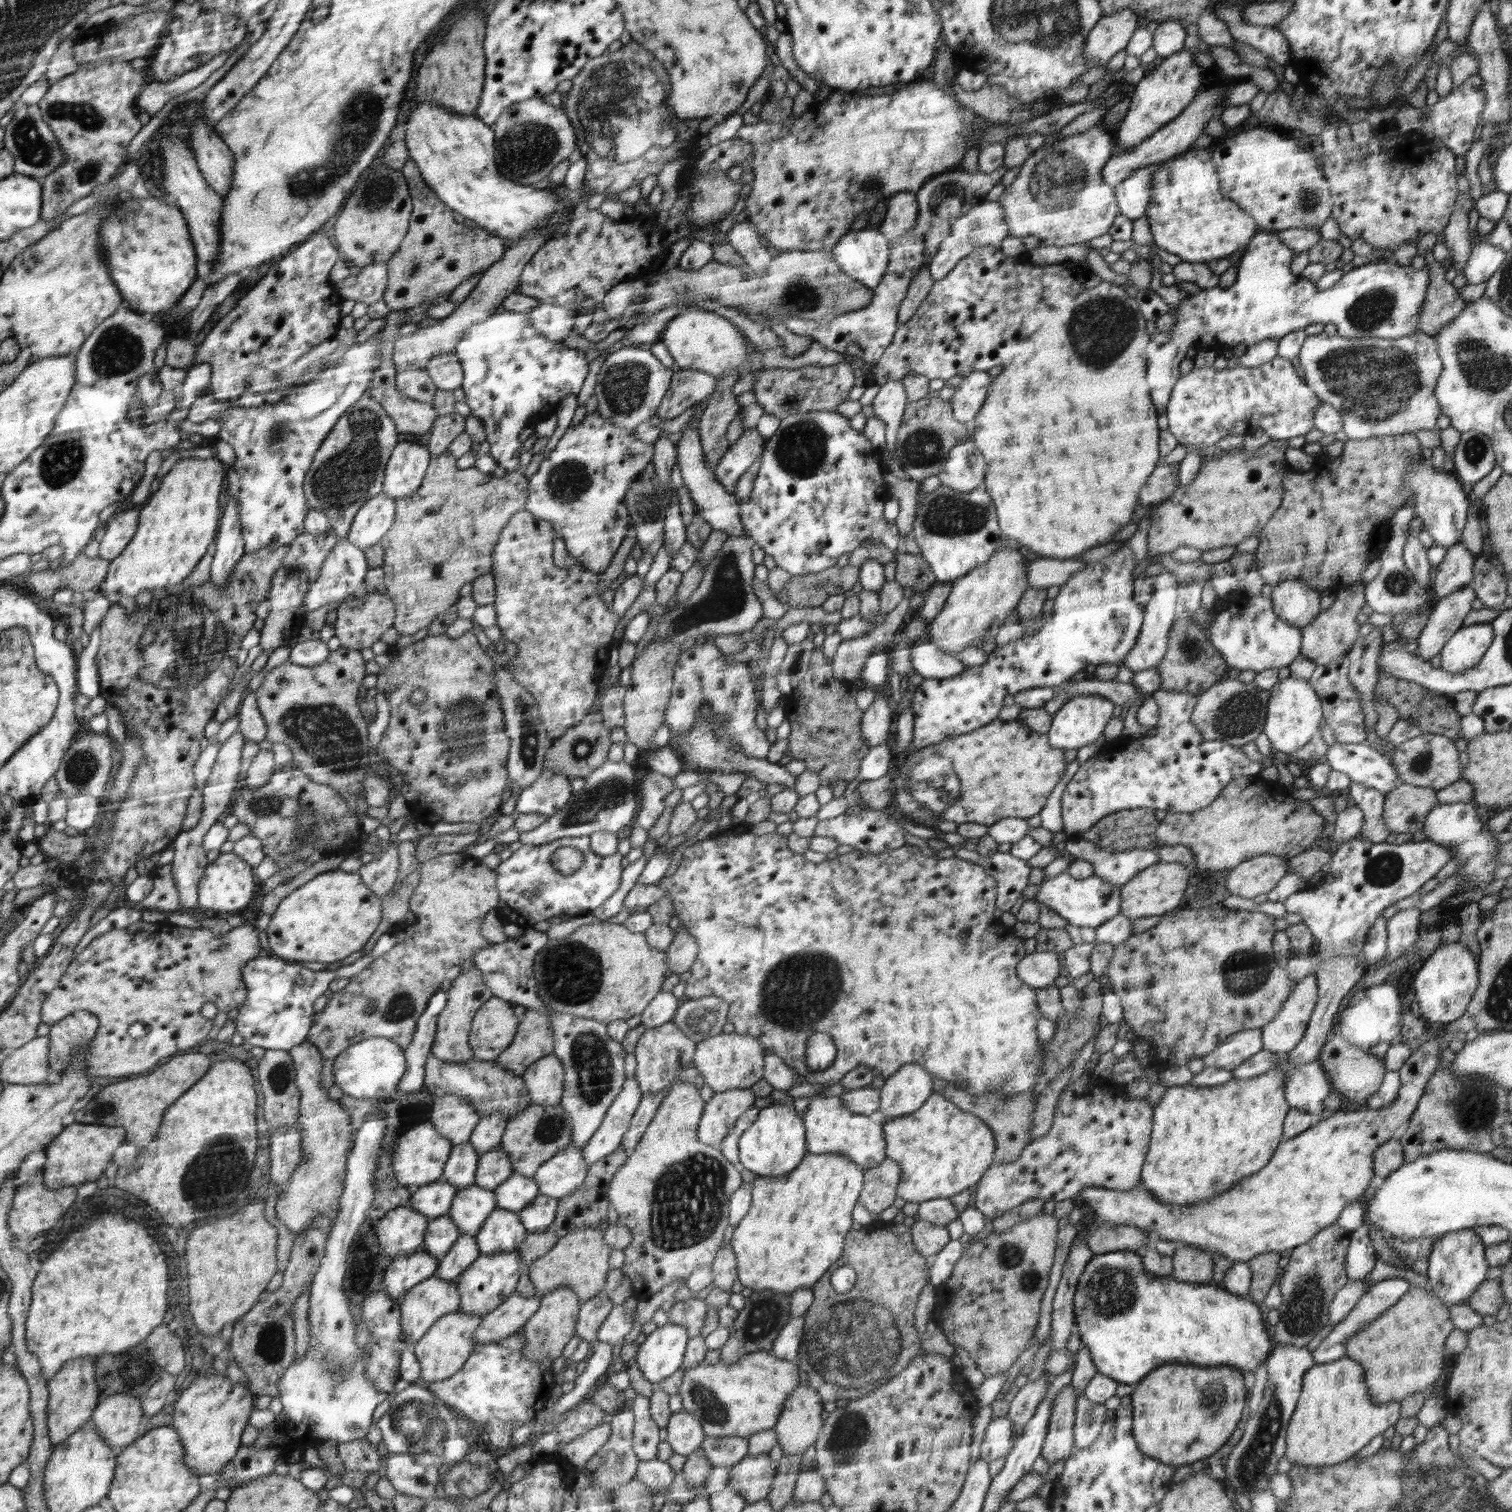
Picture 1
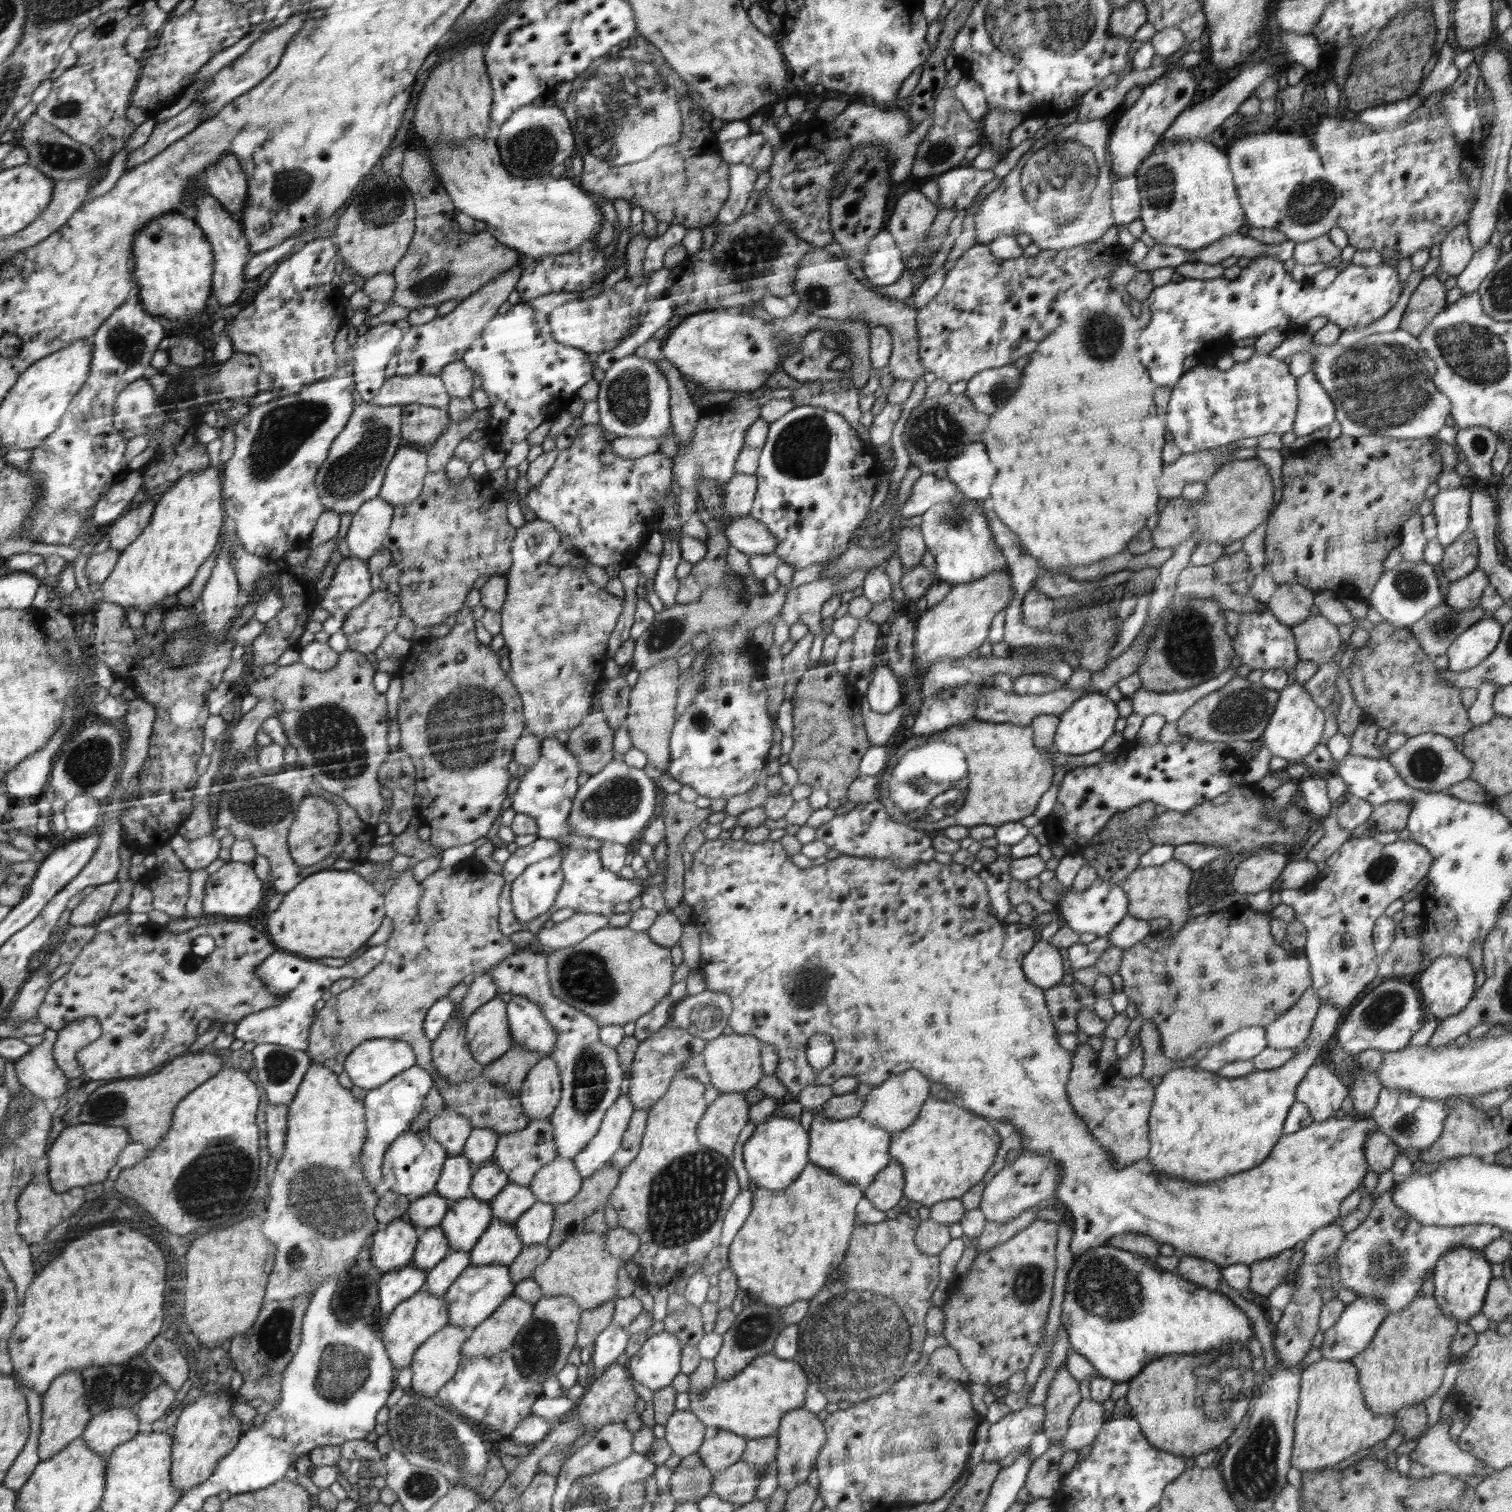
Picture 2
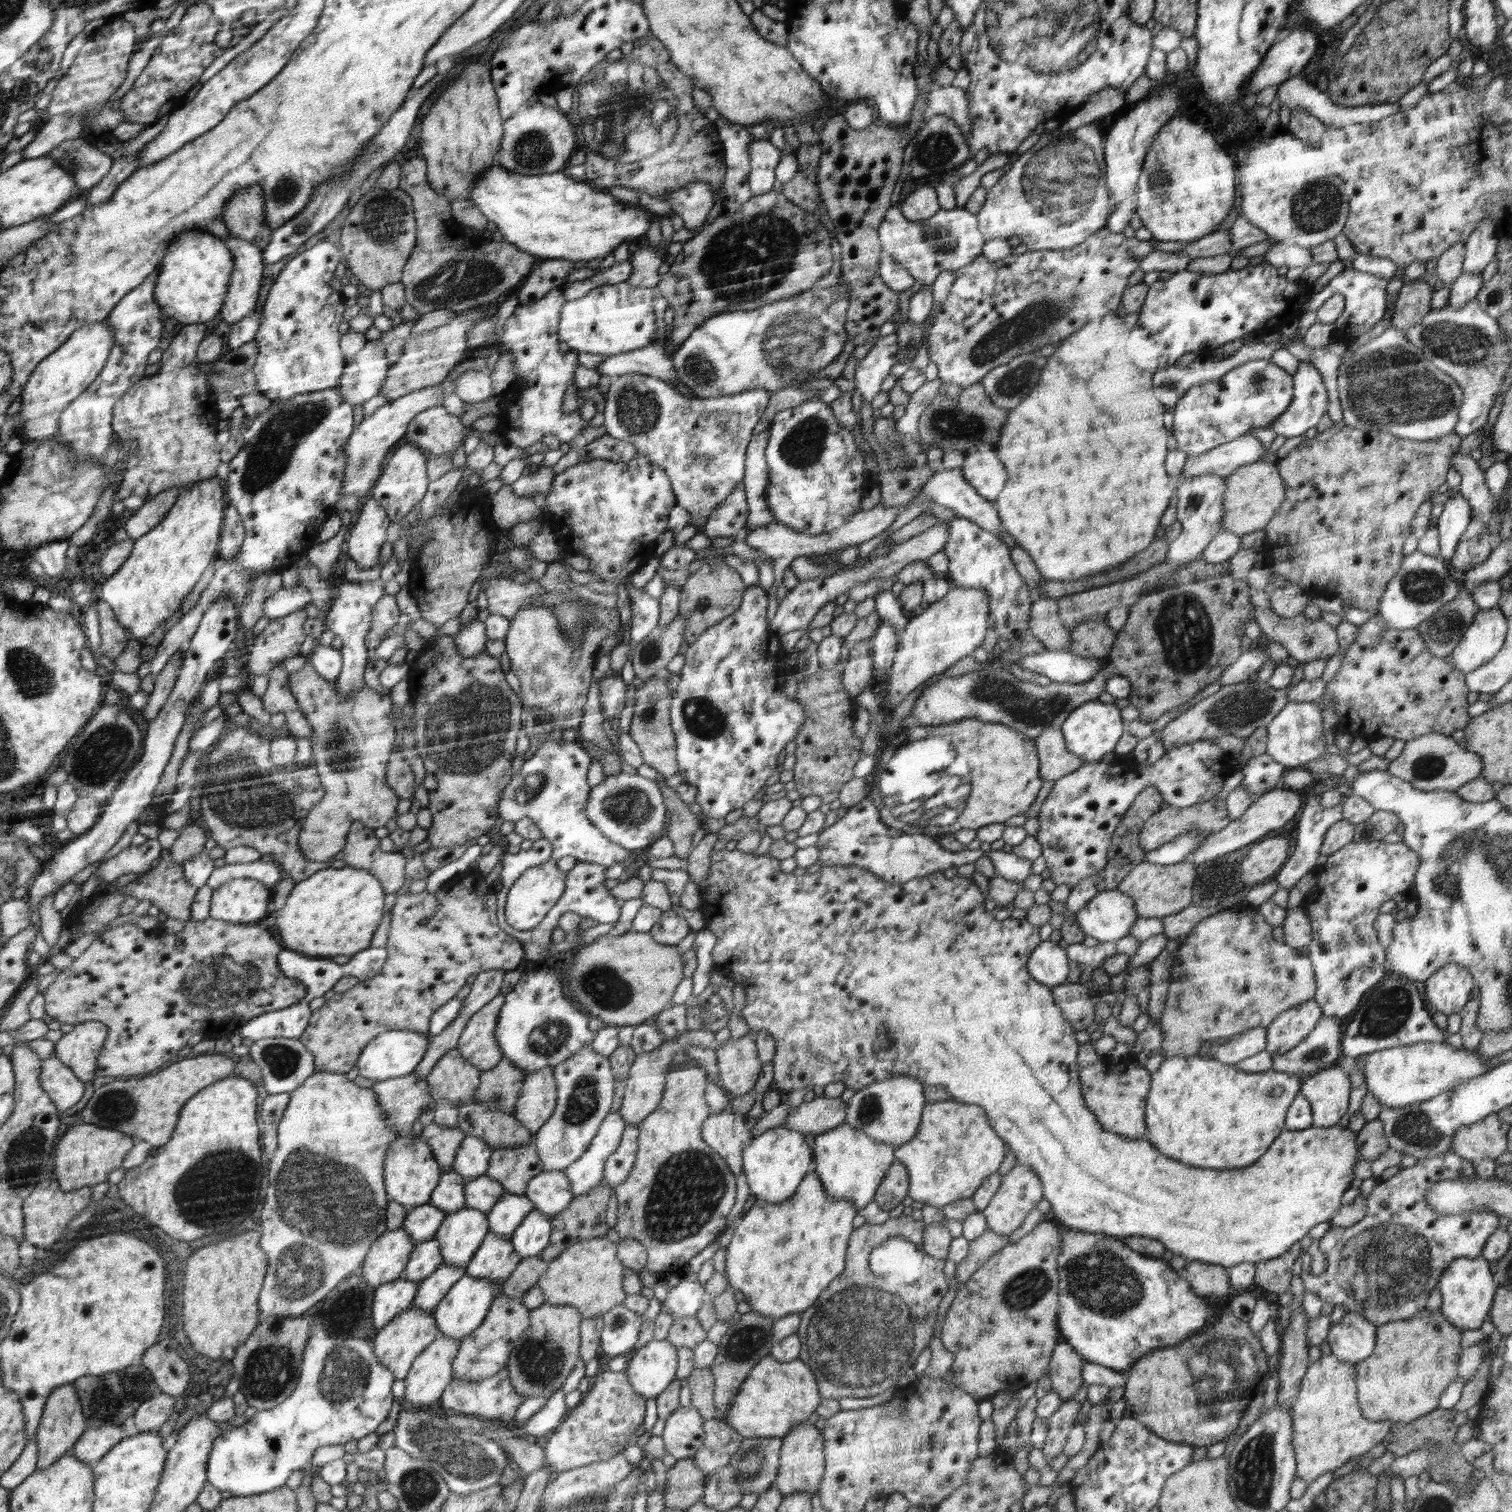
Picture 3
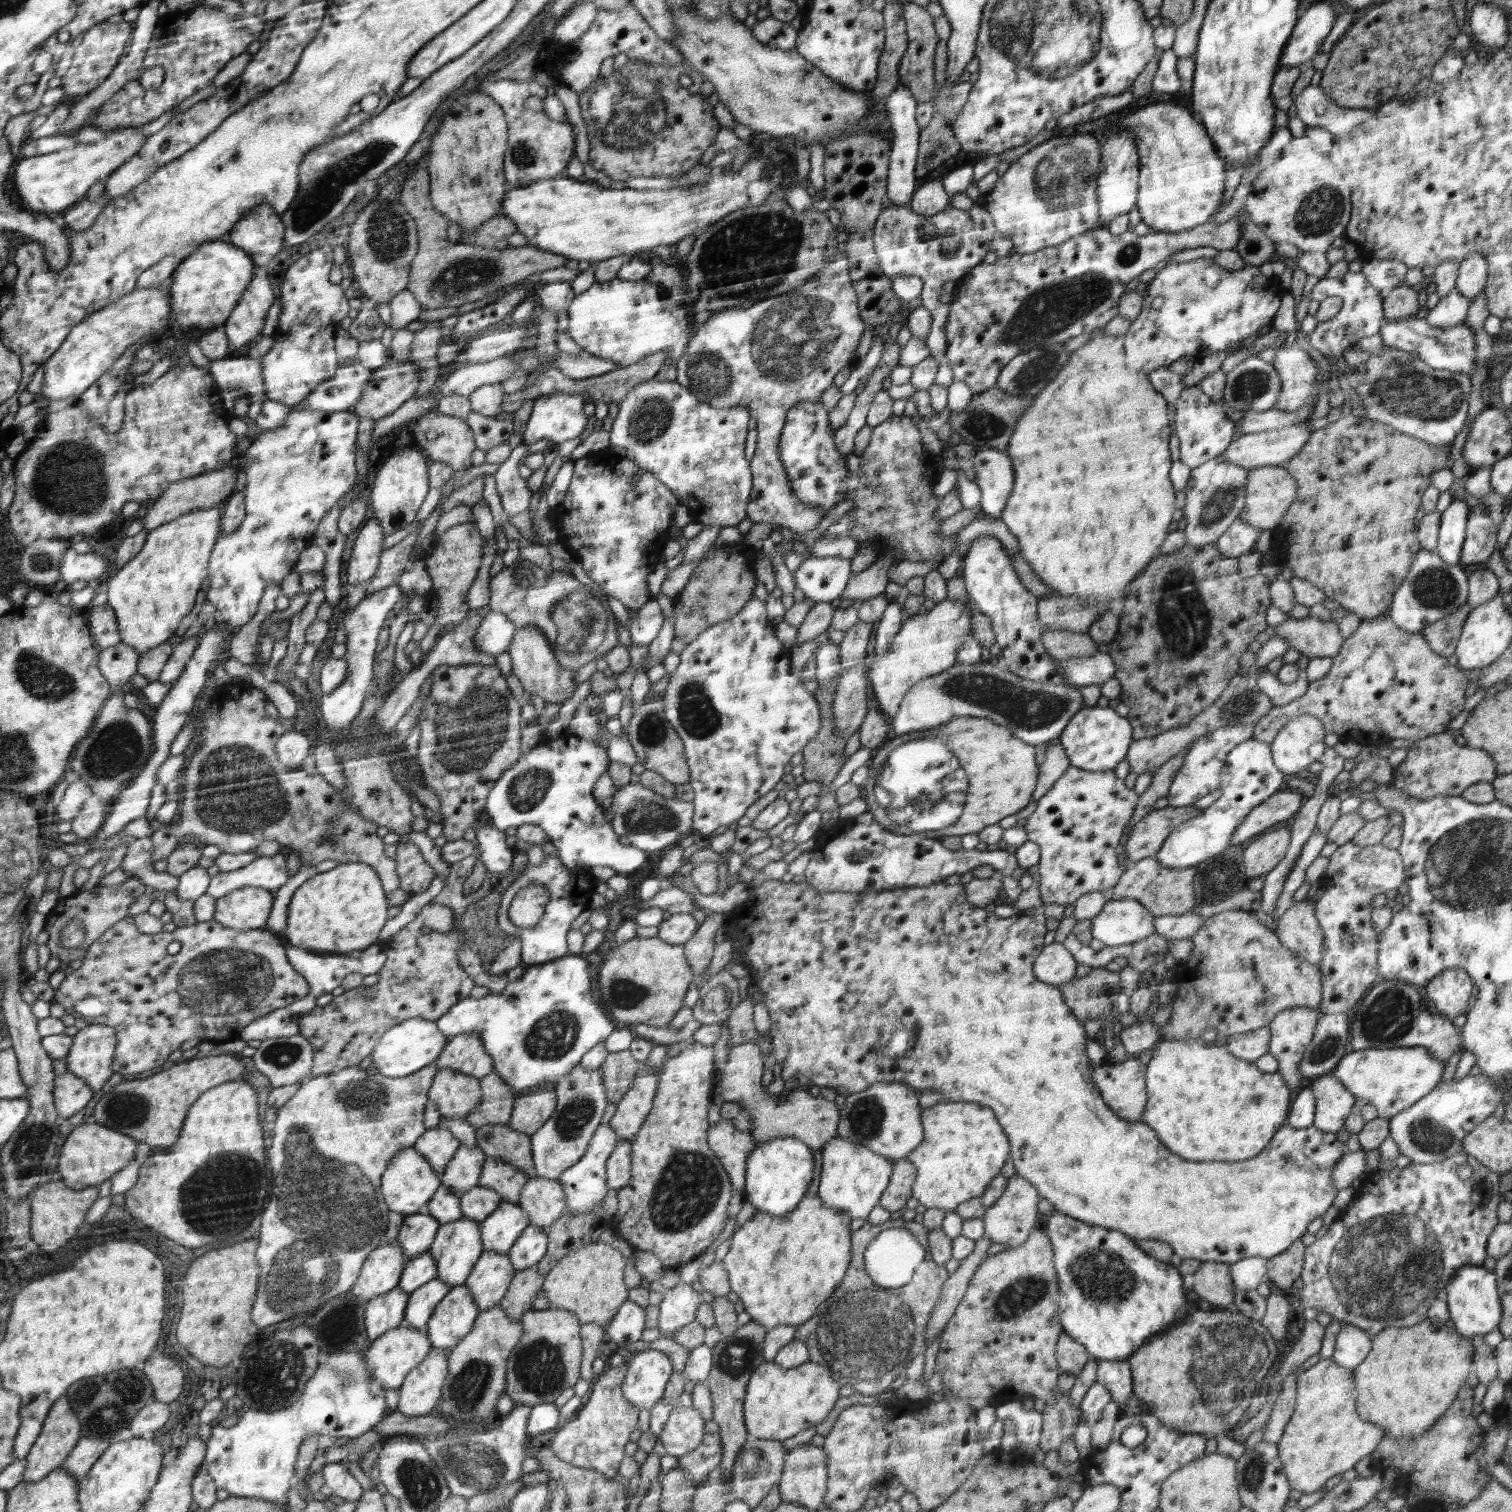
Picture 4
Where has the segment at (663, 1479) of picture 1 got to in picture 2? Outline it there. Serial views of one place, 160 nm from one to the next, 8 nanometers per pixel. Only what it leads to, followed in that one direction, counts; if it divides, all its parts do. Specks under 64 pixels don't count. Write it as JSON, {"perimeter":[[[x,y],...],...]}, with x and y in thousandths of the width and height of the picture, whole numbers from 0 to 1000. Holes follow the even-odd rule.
{"perimeter":[[[419,960],[415,964],[398,971],[396,975],[382,977],[381,980],[384,982],[385,988],[397,984],[405,993],[403,996],[405,999],[411,992],[413,982],[420,979],[427,980],[433,975],[434,971],[435,970],[427,961]]]}

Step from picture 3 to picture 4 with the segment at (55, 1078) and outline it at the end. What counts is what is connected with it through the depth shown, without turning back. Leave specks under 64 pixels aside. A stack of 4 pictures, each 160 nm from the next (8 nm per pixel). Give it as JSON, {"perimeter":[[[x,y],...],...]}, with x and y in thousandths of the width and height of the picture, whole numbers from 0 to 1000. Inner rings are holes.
{"perimeter":[[[48,708],[40,711],[37,714],[36,728],[38,731],[40,740],[48,739],[53,734],[56,734],[61,726],[63,721]]]}

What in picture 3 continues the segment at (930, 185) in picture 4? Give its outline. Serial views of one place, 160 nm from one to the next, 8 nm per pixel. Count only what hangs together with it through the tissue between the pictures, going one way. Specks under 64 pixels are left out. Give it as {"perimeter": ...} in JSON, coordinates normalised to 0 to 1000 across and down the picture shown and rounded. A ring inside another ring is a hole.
{"perimeter":[[[610,123],[603,127],[595,135],[596,142],[602,147],[612,146],[622,138],[617,124]]]}

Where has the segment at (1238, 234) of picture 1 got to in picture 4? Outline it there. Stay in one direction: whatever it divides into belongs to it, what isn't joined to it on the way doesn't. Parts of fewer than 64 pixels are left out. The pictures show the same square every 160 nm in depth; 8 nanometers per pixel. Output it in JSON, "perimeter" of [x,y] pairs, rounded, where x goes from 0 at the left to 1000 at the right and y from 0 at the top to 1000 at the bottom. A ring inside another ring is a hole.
{"perimeter":[[[769,67],[769,69],[759,69],[741,79],[739,81],[737,82],[737,87],[741,88],[742,87],[749,87],[752,90],[754,113],[753,114],[753,128],[752,128],[751,138],[755,143],[755,146],[761,149],[762,153],[782,153],[802,145],[802,142],[804,140],[808,134],[811,119],[810,113],[812,110],[805,101],[805,98],[799,90],[795,81],[790,79],[784,71]]]}

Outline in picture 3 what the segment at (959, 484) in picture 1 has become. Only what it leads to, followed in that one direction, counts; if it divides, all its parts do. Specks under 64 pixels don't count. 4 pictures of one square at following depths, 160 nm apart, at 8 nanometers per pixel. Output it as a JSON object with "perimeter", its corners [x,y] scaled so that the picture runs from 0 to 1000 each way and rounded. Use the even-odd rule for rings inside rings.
{"perimeter":[[[655,294],[643,296],[640,298],[635,308],[637,315],[645,323],[645,325],[656,332],[667,316],[664,307],[659,304],[657,298]]]}

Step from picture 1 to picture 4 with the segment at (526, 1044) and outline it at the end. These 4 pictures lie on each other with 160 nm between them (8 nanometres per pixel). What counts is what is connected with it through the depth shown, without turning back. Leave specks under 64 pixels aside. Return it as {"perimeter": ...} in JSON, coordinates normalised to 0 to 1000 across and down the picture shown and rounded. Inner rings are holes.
{"perimeter":[[[328,710],[317,714],[319,717],[319,728],[311,735],[309,741],[313,747],[319,745],[335,744],[339,736],[341,721]]]}

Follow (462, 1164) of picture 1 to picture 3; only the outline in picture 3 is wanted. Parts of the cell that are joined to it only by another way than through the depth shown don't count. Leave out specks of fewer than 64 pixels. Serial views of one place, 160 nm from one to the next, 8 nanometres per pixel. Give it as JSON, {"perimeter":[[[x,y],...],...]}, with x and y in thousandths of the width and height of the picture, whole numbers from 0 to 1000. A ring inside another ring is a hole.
{"perimeter":[[[299,774],[293,776],[292,780],[288,784],[285,796],[295,803],[302,802],[308,798],[308,784],[310,780],[304,778]]]}

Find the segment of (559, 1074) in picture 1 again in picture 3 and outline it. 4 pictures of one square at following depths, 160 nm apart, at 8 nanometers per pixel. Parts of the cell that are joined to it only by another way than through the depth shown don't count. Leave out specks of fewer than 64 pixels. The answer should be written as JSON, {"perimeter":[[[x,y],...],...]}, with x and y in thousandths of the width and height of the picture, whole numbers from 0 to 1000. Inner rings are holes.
{"perimeter":[[[365,705],[347,712],[339,733],[339,738],[349,748],[354,750],[358,747],[369,730],[369,716]]]}

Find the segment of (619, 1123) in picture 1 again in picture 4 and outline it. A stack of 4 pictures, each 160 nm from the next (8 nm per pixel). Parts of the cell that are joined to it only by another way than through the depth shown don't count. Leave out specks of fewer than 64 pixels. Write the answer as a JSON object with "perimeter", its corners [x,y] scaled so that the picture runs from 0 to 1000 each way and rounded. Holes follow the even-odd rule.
{"perimeter":[[[401,743],[398,743],[396,747],[393,749],[393,753],[390,754],[390,758],[388,760],[388,763],[385,766],[375,772],[368,779],[369,782],[373,784],[375,790],[375,800],[378,803],[390,801],[393,798],[397,796],[401,791],[403,784],[401,784],[401,767],[409,757],[409,751],[407,748]]]}

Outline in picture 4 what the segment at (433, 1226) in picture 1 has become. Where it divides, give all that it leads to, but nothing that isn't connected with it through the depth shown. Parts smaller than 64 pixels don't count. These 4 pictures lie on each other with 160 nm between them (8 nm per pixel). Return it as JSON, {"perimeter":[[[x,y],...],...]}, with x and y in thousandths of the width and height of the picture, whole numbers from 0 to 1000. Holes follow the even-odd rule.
{"perimeter":[[[284,828],[277,829],[269,835],[263,851],[271,856],[272,854],[288,846],[288,839],[288,833]]]}

